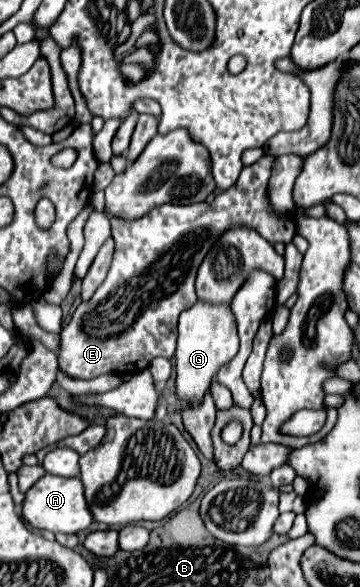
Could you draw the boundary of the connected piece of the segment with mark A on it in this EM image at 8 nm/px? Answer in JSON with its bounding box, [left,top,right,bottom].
[23,473,93,533]

